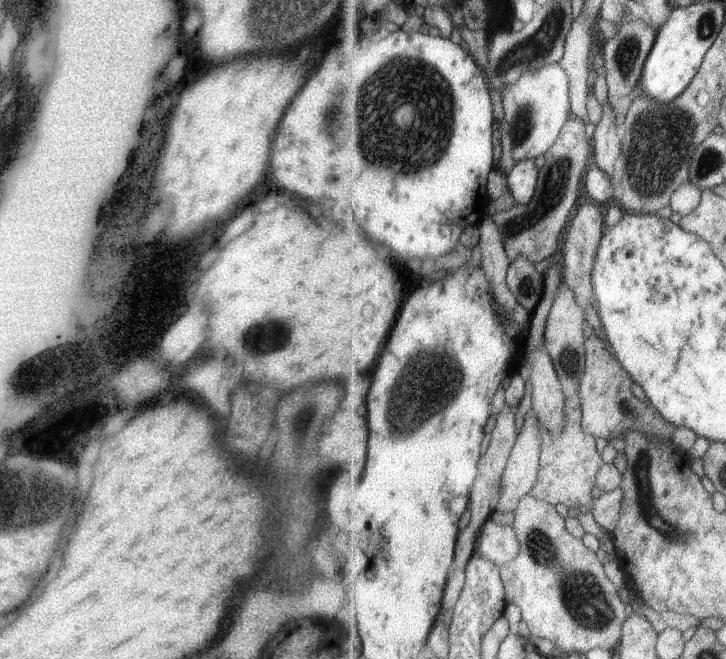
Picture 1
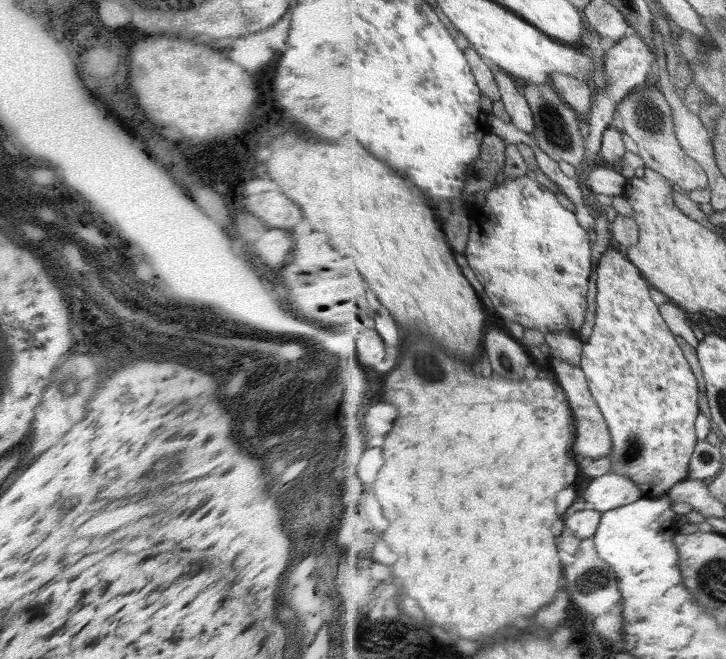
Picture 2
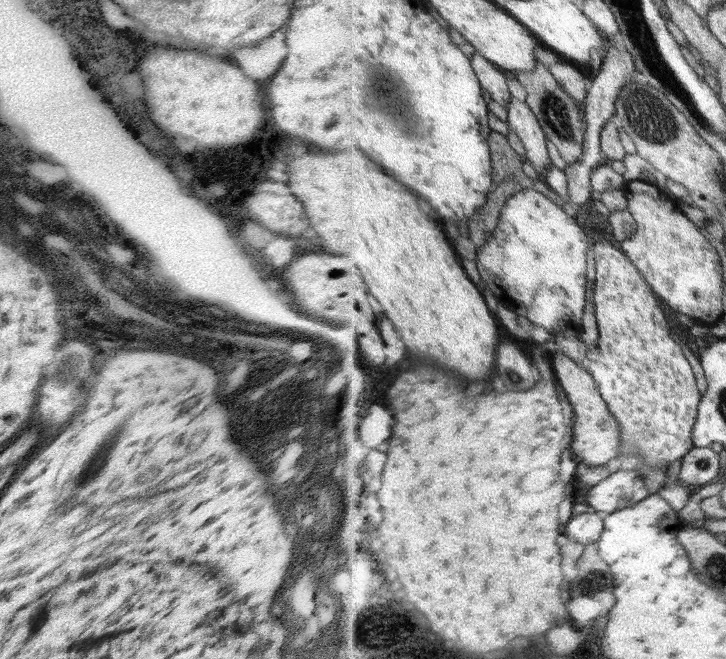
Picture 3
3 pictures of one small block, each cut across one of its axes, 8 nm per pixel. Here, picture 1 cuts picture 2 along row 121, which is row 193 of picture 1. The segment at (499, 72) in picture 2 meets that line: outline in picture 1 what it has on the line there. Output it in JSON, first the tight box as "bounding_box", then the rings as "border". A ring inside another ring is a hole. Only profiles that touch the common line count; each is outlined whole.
{"bounding_box":[507,160,540,204],"border":[[[531,160],[519,161],[512,171],[507,173],[507,183],[515,204],[529,204],[537,190],[540,173],[539,163]]]}

